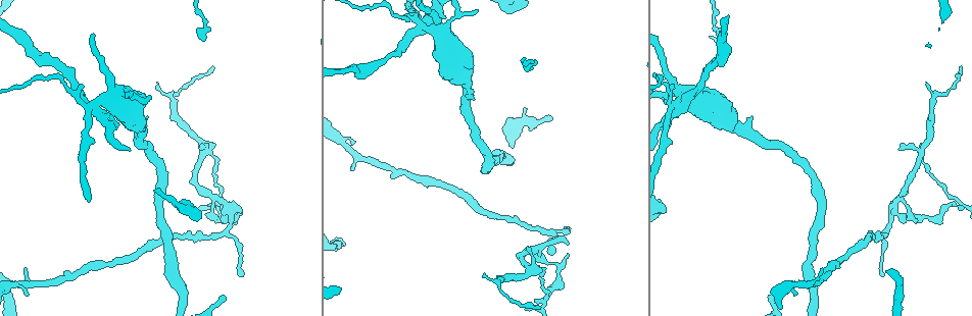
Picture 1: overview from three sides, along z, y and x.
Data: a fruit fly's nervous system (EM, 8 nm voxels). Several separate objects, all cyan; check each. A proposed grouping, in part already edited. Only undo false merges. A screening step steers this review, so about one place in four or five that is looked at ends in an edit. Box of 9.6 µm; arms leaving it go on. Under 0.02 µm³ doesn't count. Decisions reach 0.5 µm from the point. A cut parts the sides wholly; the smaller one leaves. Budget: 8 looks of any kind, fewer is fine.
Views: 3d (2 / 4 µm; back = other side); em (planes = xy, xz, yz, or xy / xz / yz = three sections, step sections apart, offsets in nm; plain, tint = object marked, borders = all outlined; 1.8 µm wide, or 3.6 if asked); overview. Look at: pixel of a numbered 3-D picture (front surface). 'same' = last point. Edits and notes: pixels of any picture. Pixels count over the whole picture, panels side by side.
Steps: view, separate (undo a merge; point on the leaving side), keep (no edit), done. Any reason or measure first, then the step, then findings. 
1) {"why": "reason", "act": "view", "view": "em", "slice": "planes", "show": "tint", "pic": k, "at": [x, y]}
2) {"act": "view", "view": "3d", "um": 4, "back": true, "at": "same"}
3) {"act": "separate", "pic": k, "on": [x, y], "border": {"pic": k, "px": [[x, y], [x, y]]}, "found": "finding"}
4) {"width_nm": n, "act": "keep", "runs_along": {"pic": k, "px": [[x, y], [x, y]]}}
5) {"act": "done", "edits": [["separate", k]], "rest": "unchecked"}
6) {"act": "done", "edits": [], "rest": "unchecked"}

{"why": "sharp bend", "act": "view", "view": "3d", "um": 4, "pic": 1, "at": [530, 269]}

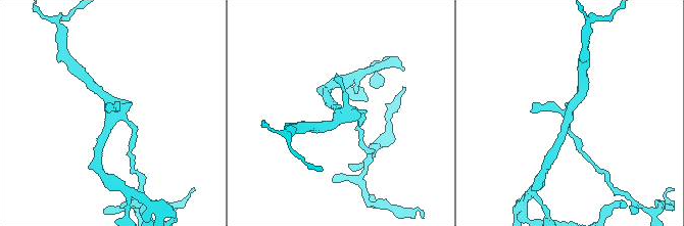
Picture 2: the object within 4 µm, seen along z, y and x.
{"why": "shape alone is not enough", "act": "view", "view": "em", "slice": "planes", "show": "tint", "pic": 2, "at": [117, 108]}

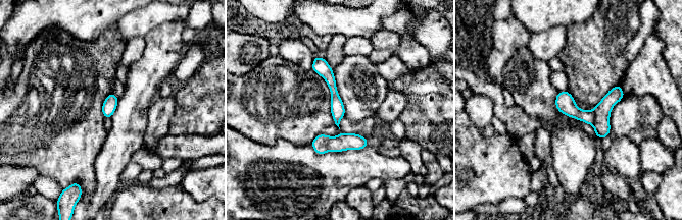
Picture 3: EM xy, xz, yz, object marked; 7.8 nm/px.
{"width_nm": 110, "act": "separate", "pic": 3, "on": [566, 104], "border": {"pic": 3, "px": [[591, 110], [593, 124]]}, "found": "a second neuron is stuck on"}

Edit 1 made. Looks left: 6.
{"act": "view", "view": "overview"}

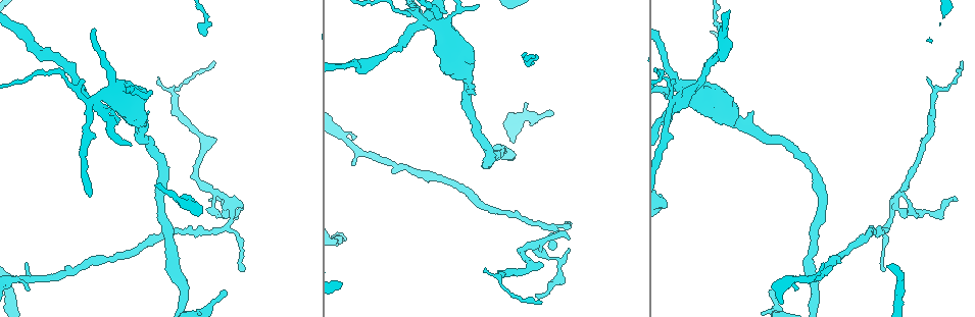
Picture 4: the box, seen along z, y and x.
{"why": "three-way junction", "act": "view", "view": "em", "slice": "planes", "show": "plain", "pic": 4, "at": [889, 213]}

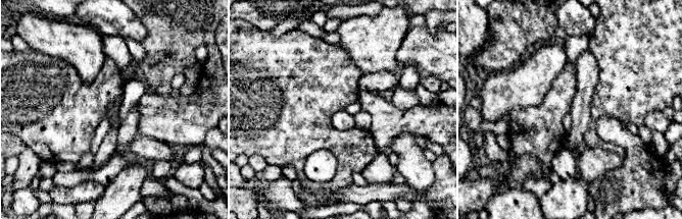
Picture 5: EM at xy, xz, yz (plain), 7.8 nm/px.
{"why": "where the object lies", "act": "view", "view": "em", "slice": "planes", "show": "tint", "at": "same"}

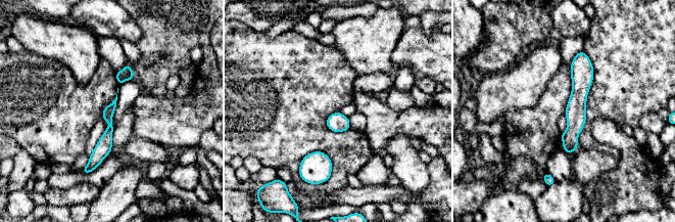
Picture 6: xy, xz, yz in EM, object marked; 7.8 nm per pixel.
{"act": "keep", "runs_along": {"pic": 6, "px": [[582, 54], [576, 119], [568, 150]]}, "found": "all the same neuron"}

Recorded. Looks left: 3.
{"why": "small branch off a trunk", "act": "view", "view": "3d", "um": 2, "pic": 4, "at": [684, 101]}

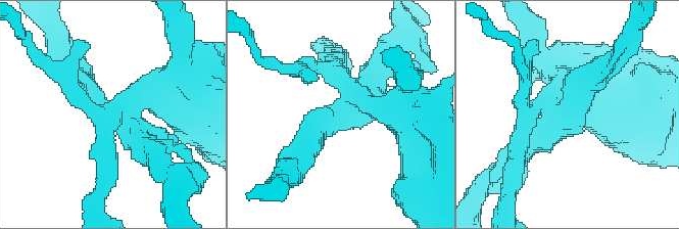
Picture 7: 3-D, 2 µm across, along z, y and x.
{"act": "view", "view": "em", "slice": "planes", "show": "plain", "pic": 7, "at": [345, 107]}

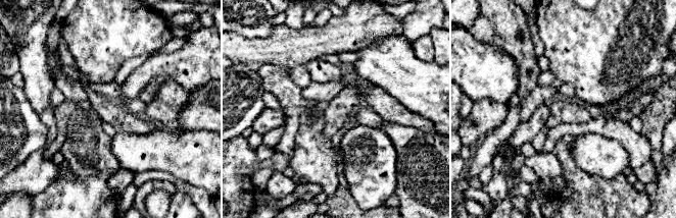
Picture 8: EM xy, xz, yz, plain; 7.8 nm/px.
{"act": "view", "view": "em", "slice": "planes", "show": "tint", "at": "same"}

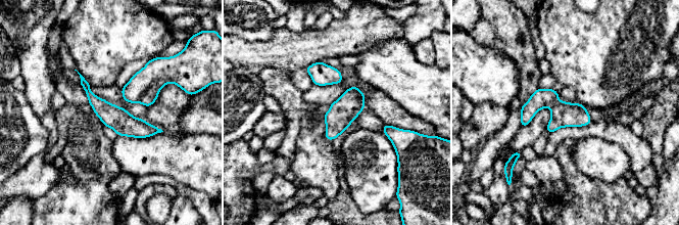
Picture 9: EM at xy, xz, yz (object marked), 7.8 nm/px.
{"act": "separate", "pic": 9, "on": [564, 114], "border": {"pic": 9, "px": [[559, 100], [549, 106]]}, "found": "two neurons meet here"}

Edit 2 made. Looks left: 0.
{"act": "done", "edits": [["separate", 3], ["separate", 9]], "rest": "unchecked"}

